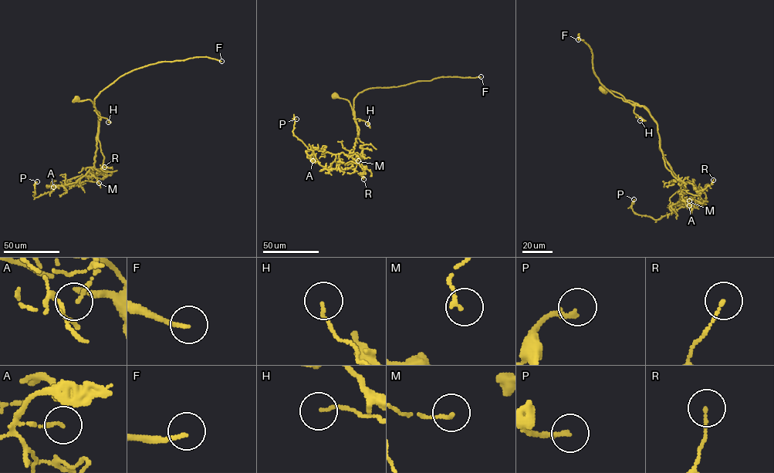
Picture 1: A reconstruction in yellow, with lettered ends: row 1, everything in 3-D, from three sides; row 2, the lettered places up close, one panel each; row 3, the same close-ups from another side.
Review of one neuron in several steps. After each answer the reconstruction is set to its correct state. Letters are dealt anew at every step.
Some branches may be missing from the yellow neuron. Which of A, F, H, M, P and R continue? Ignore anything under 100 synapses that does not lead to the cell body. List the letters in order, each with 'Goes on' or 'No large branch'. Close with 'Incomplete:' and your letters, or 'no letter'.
A: No large branch
F: Goes on
H: No large branch
M: No large branch
P: No large branch
R: No large branch
Incomplete: F

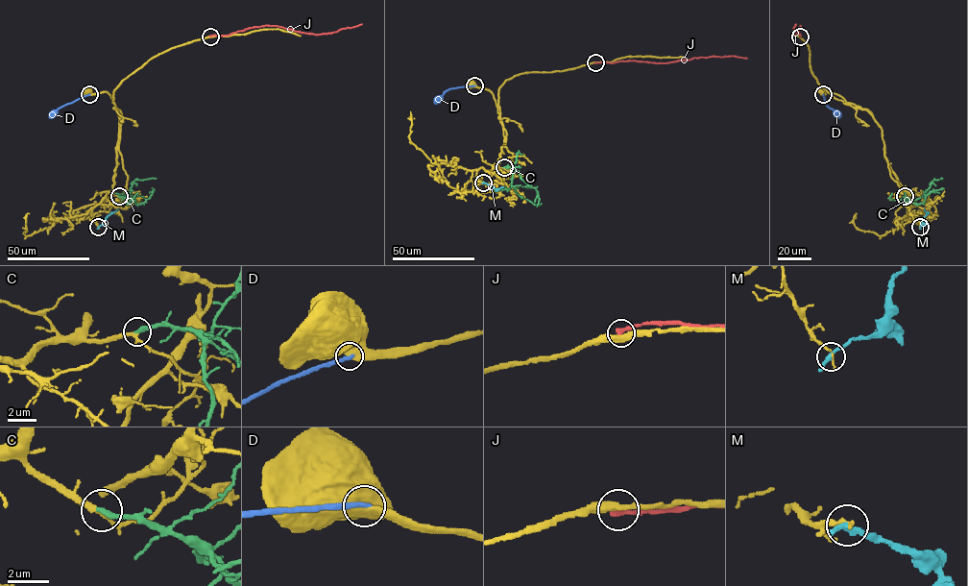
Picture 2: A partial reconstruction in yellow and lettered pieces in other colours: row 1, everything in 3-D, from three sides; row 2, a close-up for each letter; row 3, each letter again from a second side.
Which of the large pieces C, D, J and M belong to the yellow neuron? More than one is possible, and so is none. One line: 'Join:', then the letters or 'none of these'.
Join: C

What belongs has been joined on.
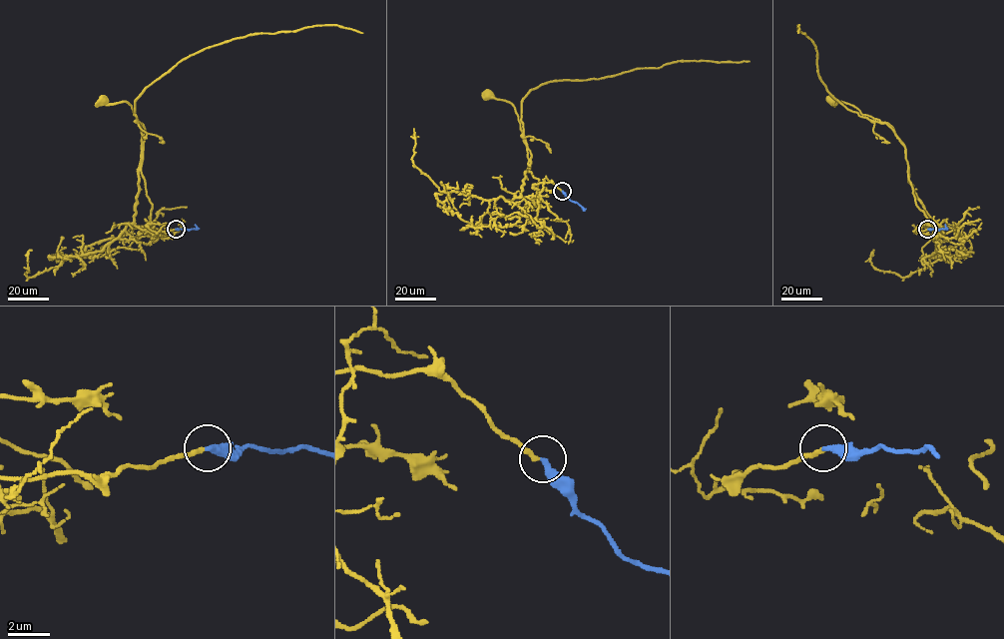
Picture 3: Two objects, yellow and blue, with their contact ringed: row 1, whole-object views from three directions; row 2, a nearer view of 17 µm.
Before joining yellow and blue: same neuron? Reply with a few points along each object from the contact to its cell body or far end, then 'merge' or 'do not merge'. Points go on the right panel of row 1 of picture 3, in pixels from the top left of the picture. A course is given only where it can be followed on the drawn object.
yellow runs (927, 229), (919, 231), (930, 222), (916, 205), (905, 147), (893, 129), (848, 103), (831, 100); blue runs (927, 229), (944, 229), (945, 224); merge

